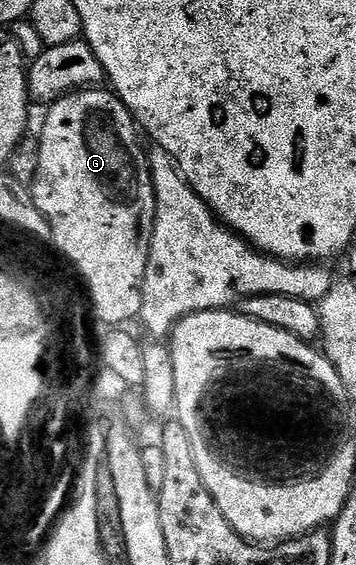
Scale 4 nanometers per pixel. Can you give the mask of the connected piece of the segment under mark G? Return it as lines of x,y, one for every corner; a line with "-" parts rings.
85,87
79,91
72,91
64,95
58,102
47,108
48,116
40,127
38,134
38,165
36,166
36,177
30,184
30,194
34,205
46,217
50,229
56,230
56,239
68,255
72,255
79,263
84,274
88,275
91,282
93,294
96,295
95,303
90,306
104,325
128,325
131,319
135,320
142,309
142,293
140,286
146,273
146,261
148,260
148,243
152,239
152,226
156,216
156,202
154,201
154,189
152,188
152,174
148,171
148,160
145,148
140,148
141,136
138,134
138,124
128,111
128,106
120,100
115,93
100,87

